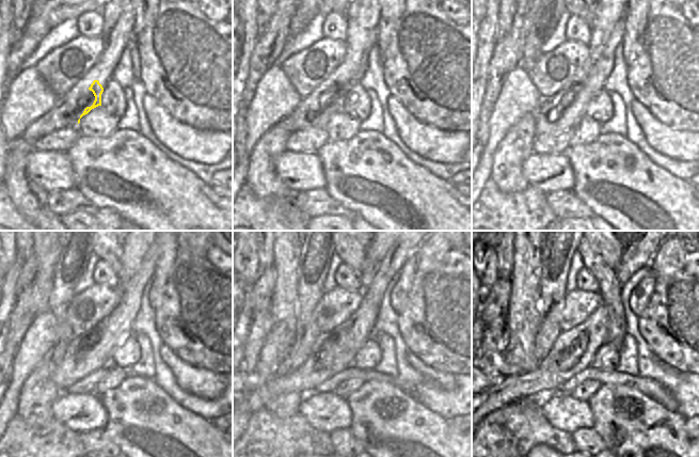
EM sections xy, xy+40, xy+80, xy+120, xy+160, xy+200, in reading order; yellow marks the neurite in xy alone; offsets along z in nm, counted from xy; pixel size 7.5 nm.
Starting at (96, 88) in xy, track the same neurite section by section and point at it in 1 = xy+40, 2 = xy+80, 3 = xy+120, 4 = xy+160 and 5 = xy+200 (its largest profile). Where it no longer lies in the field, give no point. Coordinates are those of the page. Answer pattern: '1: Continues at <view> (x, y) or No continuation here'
1: Continues at xy+40 (334, 103)
2: Continues at xy+80 (574, 109)
3: Continues at xy+120 (106, 337)
4: Continues at xy+160 (343, 342)
5: Continues at xy+200 (582, 342).

